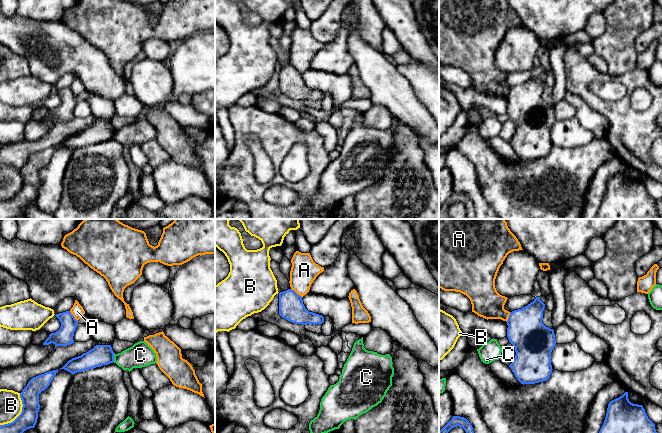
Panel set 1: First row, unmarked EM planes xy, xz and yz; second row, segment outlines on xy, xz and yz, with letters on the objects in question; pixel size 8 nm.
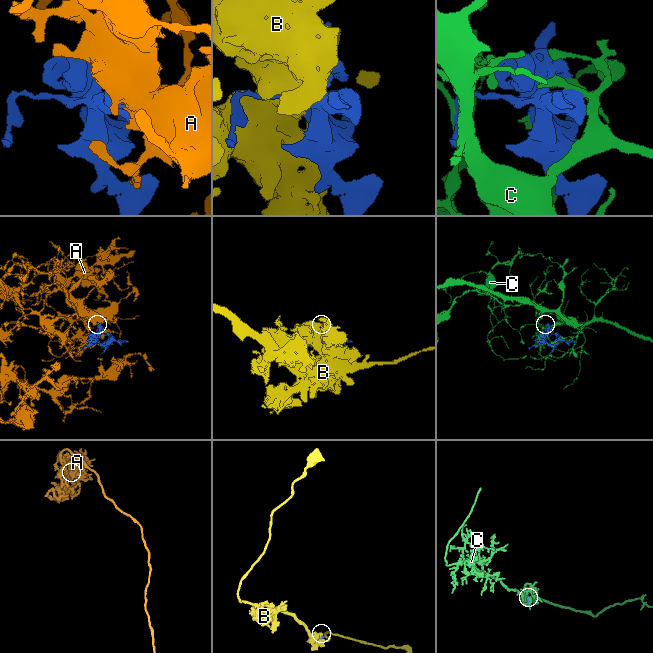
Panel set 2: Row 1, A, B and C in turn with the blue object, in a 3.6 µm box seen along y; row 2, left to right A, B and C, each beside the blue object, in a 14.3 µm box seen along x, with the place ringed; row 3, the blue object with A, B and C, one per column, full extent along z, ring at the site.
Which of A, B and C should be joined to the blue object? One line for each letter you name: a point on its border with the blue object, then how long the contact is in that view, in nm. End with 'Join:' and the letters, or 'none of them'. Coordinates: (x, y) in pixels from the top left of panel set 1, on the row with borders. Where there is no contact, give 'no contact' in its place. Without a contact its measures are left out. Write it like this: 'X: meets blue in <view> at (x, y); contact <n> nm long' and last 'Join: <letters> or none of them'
A: meets blue in xz at (295, 292); contact 120 nm long
Join: A

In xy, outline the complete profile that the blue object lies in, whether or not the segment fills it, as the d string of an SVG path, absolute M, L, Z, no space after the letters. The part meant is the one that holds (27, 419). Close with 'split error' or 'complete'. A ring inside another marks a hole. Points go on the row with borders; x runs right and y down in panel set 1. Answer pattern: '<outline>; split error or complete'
M57 370L49 371L33 377L20 393L22 400L22 412L11 423L0 425L0 433L23 433L27 429L34 428L40 409L39 394L44 391L53 380Z; complete

